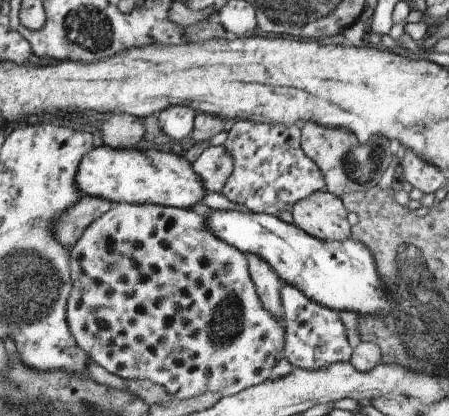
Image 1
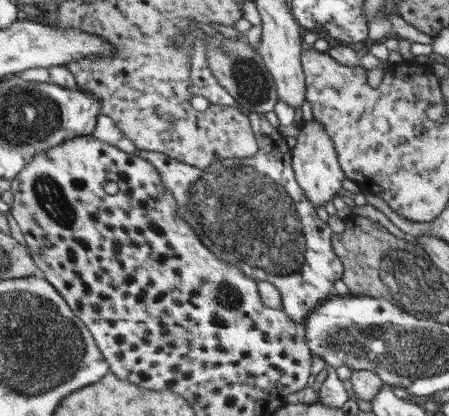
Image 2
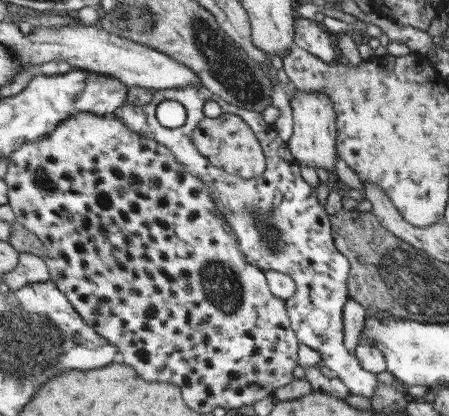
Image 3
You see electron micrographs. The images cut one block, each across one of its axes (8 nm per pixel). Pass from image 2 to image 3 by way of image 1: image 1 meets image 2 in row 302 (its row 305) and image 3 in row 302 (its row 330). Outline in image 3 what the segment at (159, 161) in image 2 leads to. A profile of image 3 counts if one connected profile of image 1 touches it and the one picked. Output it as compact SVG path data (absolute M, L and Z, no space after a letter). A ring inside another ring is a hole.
M205 84L161 90L155 94L153 104L141 108L121 106L115 116L123 120L131 132L157 140L159 144L171 148L189 174L197 174L203 182L207 182L207 186L213 190L213 198L219 204L219 212L227 216L227 220L237 230L237 238L241 240L239 248L247 254L251 264L259 266L265 272L281 272L293 276L293 280L297 282L297 294L287 300L287 308L293 320L293 330L297 332L301 344L307 344L313 350L321 352L323 364L349 386L351 394L371 400L375 394L377 376L361 366L357 354L349 352L343 334L343 308L351 298L349 278L353 274L353 262L335 246L333 220L321 206L315 188L301 176L303 166L295 158L291 146L279 136L277 126L267 124L259 110L249 110L249 106L225 102L223 96L215 94ZM167 100L175 100L187 108L189 118L185 126L175 130L161 126L161 120L157 120L157 108ZM207 102L215 102L225 114L235 114L251 126L257 140L261 140L267 156L267 172L263 178L245 180L231 176L229 172L213 166L213 162L205 158L205 154L201 154L201 150L193 144L193 132L205 120Z

